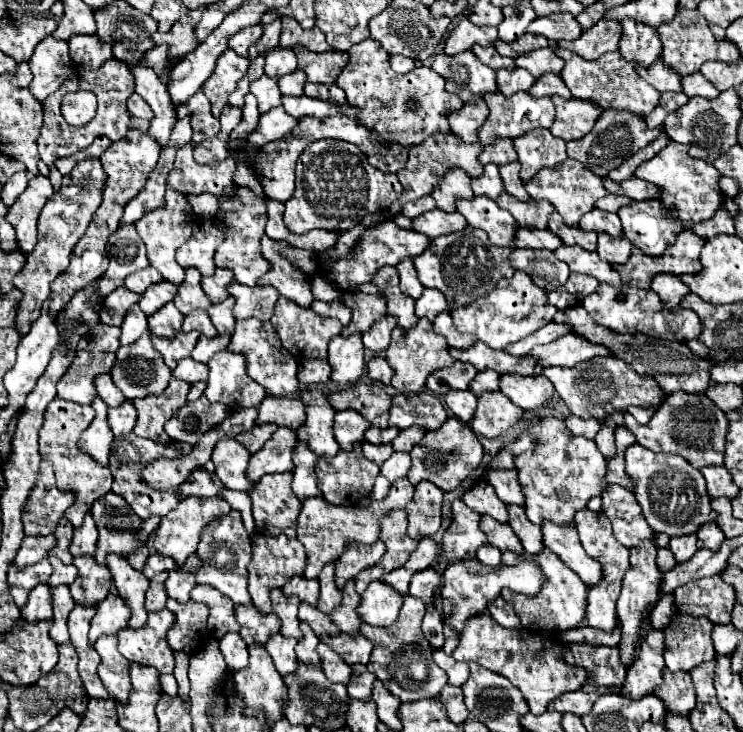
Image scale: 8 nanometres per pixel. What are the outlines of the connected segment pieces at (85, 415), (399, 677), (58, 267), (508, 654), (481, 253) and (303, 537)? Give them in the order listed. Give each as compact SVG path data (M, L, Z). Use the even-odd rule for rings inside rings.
M54 398L48 404L48 410L44 414L44 426L40 428L40 456L42 456L42 460L50 460L54 464L58 490L74 492L80 496L80 504L70 506L70 510L66 510L66 514L64 514L74 524L74 528L78 528L82 524L84 514L90 510L92 502L96 498L100 498L102 494L110 492L110 484L112 484L110 470L106 466L94 462L94 458L90 458L90 454L84 454L78 448L78 438L90 426L92 420L94 420L92 406L82 406L76 402Z
M406 596L404 604L400 608L400 614L396 618L396 622L390 628L376 628L376 626L368 626L362 624L360 632L374 644L370 662L366 664L368 670L386 684L386 688L398 696L402 702L414 702L414 700L422 700L422 698L436 698L440 694L440 690L448 684L448 676L442 668L438 668L434 664L434 660L426 654L422 654L422 648L432 648L422 630L422 618L426 614L426 606L422 600L414 598L414 596ZM410 650L418 650L416 654L406 654Z
M98 158L82 160L78 166L74 166L74 170L70 174L64 176L62 188L58 192L60 200L48 200L46 206L42 208L42 214L38 218L38 244L26 256L26 266L22 268L20 274L16 274L16 278L12 282L22 292L16 326L14 326L20 334L20 338L26 332L30 332L30 322L34 322L34 318L38 318L44 300L50 296L52 280L68 268L72 248L84 236L84 232L92 220L92 214L96 212L96 208L102 202L104 184L106 184L106 174L104 174Z
M480 614L466 622L452 658L458 662L476 662L492 672L506 676L522 692L524 700L528 702L530 714L542 714L546 712L548 702L564 692L582 688L582 684L586 682L586 672L582 668L568 666L562 660L560 652L562 646L552 638L544 638L530 630L506 630L498 626L498 622L490 618L490 614Z
M466 226L460 232L430 240L430 246L424 250L424 254L418 254L418 258L414 258L414 266L422 286L440 290L446 296L450 308L458 308L494 290L500 278L514 276L514 268L510 266L508 254L510 250L494 246L484 230Z
M404 478L390 486L390 492L384 500L376 500L360 510L350 510L348 506L334 506L324 498L306 498L302 502L302 512L296 524L296 538L304 544L308 558L304 576L316 578L328 562L336 562L340 558L340 554L350 542L360 542L360 544L376 542L380 536L380 520L386 516L386 512L390 512L392 508L404 508L412 496L414 496L414 486L410 484L408 478Z

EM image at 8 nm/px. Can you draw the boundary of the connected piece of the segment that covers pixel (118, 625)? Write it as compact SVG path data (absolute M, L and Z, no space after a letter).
M108 594L96 606L96 616L92 618L90 626L90 646L94 646L94 642L100 636L116 634L118 630L126 628L128 618L130 618L130 608L124 604L124 600L118 594Z

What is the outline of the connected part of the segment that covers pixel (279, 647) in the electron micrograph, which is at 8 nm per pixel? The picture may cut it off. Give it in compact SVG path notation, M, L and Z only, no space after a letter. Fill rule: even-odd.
M280 632L274 634L274 638L270 638L270 644L266 644L266 650L270 652L280 676L294 674L294 670L298 666L294 646L296 646L296 640L294 638L284 638Z

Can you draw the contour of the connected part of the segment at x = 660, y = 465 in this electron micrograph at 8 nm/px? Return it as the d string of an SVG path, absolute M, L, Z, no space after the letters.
M638 444L626 450L626 472L630 474L636 490L636 500L642 506L642 514L654 532L664 532L668 536L692 534L708 522L716 520L718 514L710 508L710 496L706 492L706 482L694 466L690 466L678 454L656 454Z

